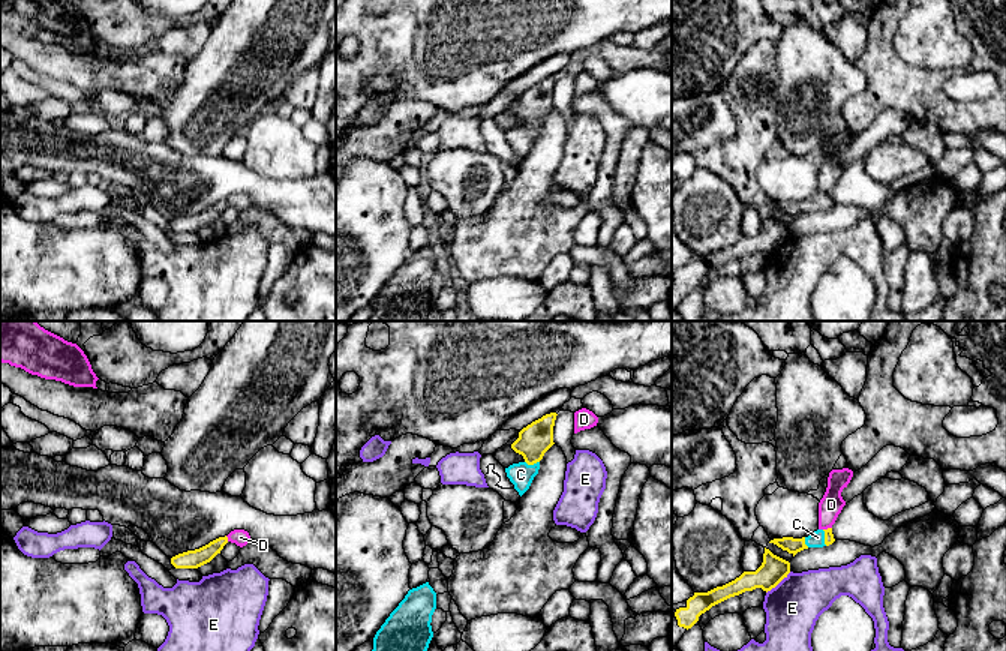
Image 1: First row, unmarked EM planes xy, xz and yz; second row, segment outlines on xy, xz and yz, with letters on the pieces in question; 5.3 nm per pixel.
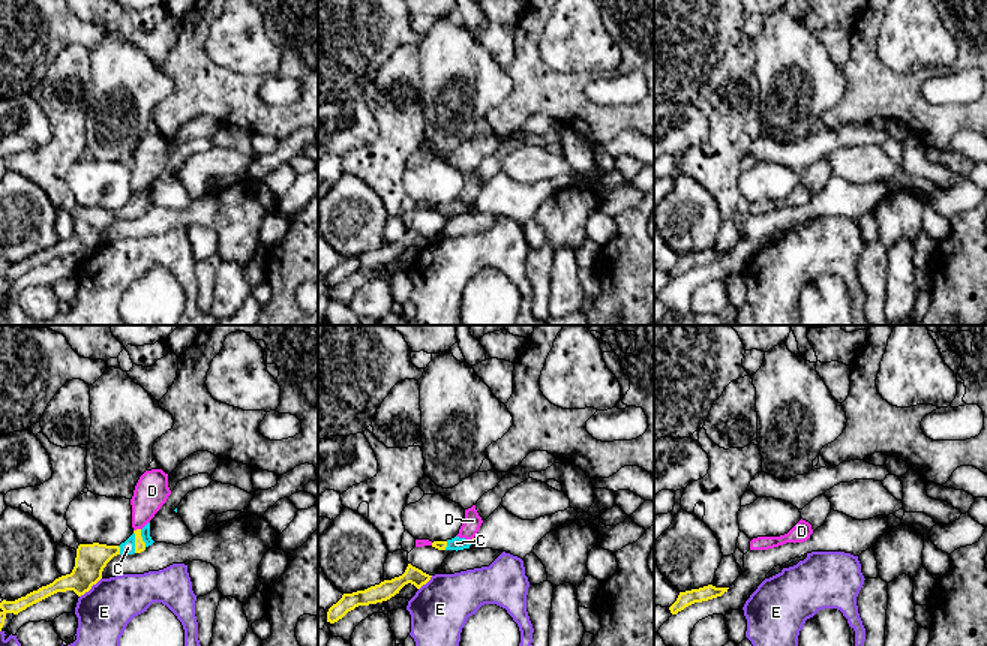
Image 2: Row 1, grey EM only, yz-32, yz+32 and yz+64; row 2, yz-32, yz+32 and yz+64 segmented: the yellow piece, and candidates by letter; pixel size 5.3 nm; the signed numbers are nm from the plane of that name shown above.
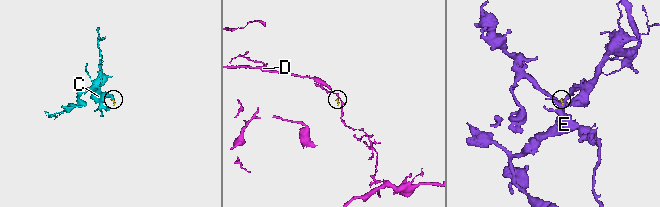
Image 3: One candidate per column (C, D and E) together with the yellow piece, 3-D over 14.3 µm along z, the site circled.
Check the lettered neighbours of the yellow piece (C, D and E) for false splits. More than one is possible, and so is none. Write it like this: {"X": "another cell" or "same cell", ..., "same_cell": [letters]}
{"C": "same cell", "D": "another cell", "E": "another cell", "same_cell": ["C"]}

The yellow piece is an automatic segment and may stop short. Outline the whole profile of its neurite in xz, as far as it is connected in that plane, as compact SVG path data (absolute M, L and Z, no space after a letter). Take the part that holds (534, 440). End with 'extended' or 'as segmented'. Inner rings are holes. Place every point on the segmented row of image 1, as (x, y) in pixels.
M550 412L532 422L519 432L519 438L511 444L511 448L525 459L505 468L507 477L520 496L529 489L538 474L544 453L555 444L553 426L556 416L556 412Z; extended

